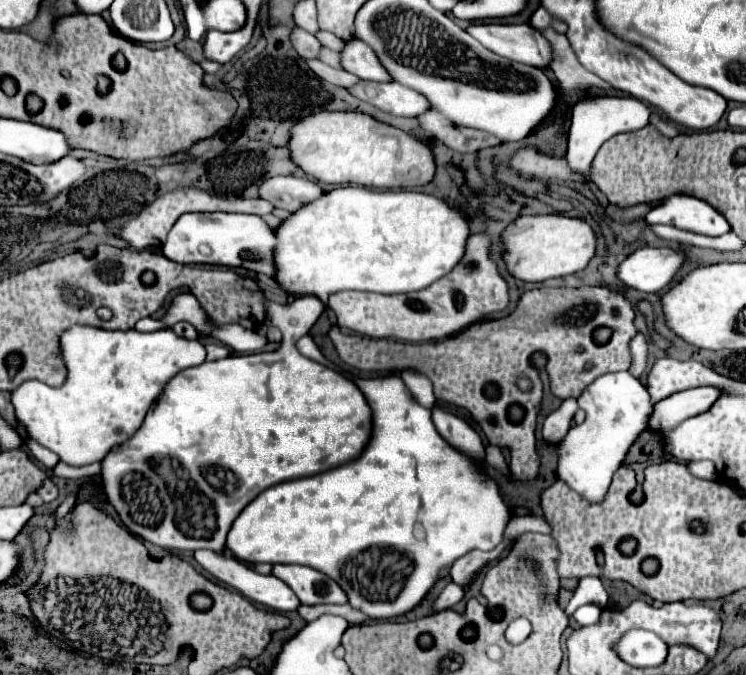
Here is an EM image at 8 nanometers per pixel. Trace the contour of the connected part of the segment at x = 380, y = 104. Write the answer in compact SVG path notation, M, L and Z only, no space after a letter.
M360 82L354 88L350 88L350 92L356 98L360 98L388 114L394 114L394 116L410 118L410 116L420 116L430 110L430 102L424 94L420 94L408 86L402 86L398 82L388 82L388 84Z

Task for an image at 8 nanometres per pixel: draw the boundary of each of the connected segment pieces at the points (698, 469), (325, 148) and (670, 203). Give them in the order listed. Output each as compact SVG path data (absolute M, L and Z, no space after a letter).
M704 460L704 462L688 462L688 468L690 468L690 472L692 472L694 476L698 476L698 478L704 478L704 480L714 480L714 478L718 478L714 462L708 462L708 460Z
M316 112L290 132L292 160L318 182L356 184L366 188L418 188L432 182L436 160L432 150L404 130L378 122L362 112Z
M688 194L666 196L646 214L646 220L648 224L672 224L682 230L692 230L706 236L720 236L730 232L728 220L716 208Z

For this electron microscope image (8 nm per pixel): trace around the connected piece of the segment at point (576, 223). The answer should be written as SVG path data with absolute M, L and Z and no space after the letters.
M564 214L520 216L504 230L502 238L506 242L504 260L508 270L524 282L544 282L548 278L576 274L584 270L596 254L596 232L584 220Z

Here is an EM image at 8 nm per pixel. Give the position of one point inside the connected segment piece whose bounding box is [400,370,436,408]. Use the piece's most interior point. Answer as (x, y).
(420, 385)

